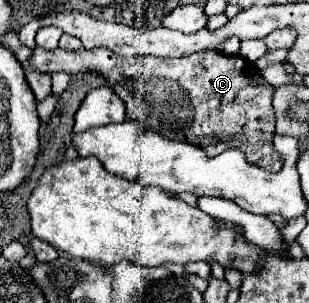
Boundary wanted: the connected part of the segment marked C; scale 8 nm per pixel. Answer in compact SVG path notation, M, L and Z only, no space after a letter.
M40 46L34 48L32 54L32 66L38 72L54 74L54 72L66 72L66 74L82 74L82 72L94 72L102 78L106 78L108 86L118 94L118 98L128 108L128 118L142 124L144 128L152 128L154 132L162 134L164 138L182 140L194 146L200 146L206 156L218 156L226 148L238 148L246 154L250 164L256 164L264 170L278 172L282 168L282 158L272 146L274 138L274 126L276 126L276 114L272 106L274 86L268 84L262 76L262 72L250 64L242 56L228 56L218 50L200 50L192 56L184 58L158 58L158 56L132 56L124 58L118 56L106 48L94 48L94 50L44 50Z

